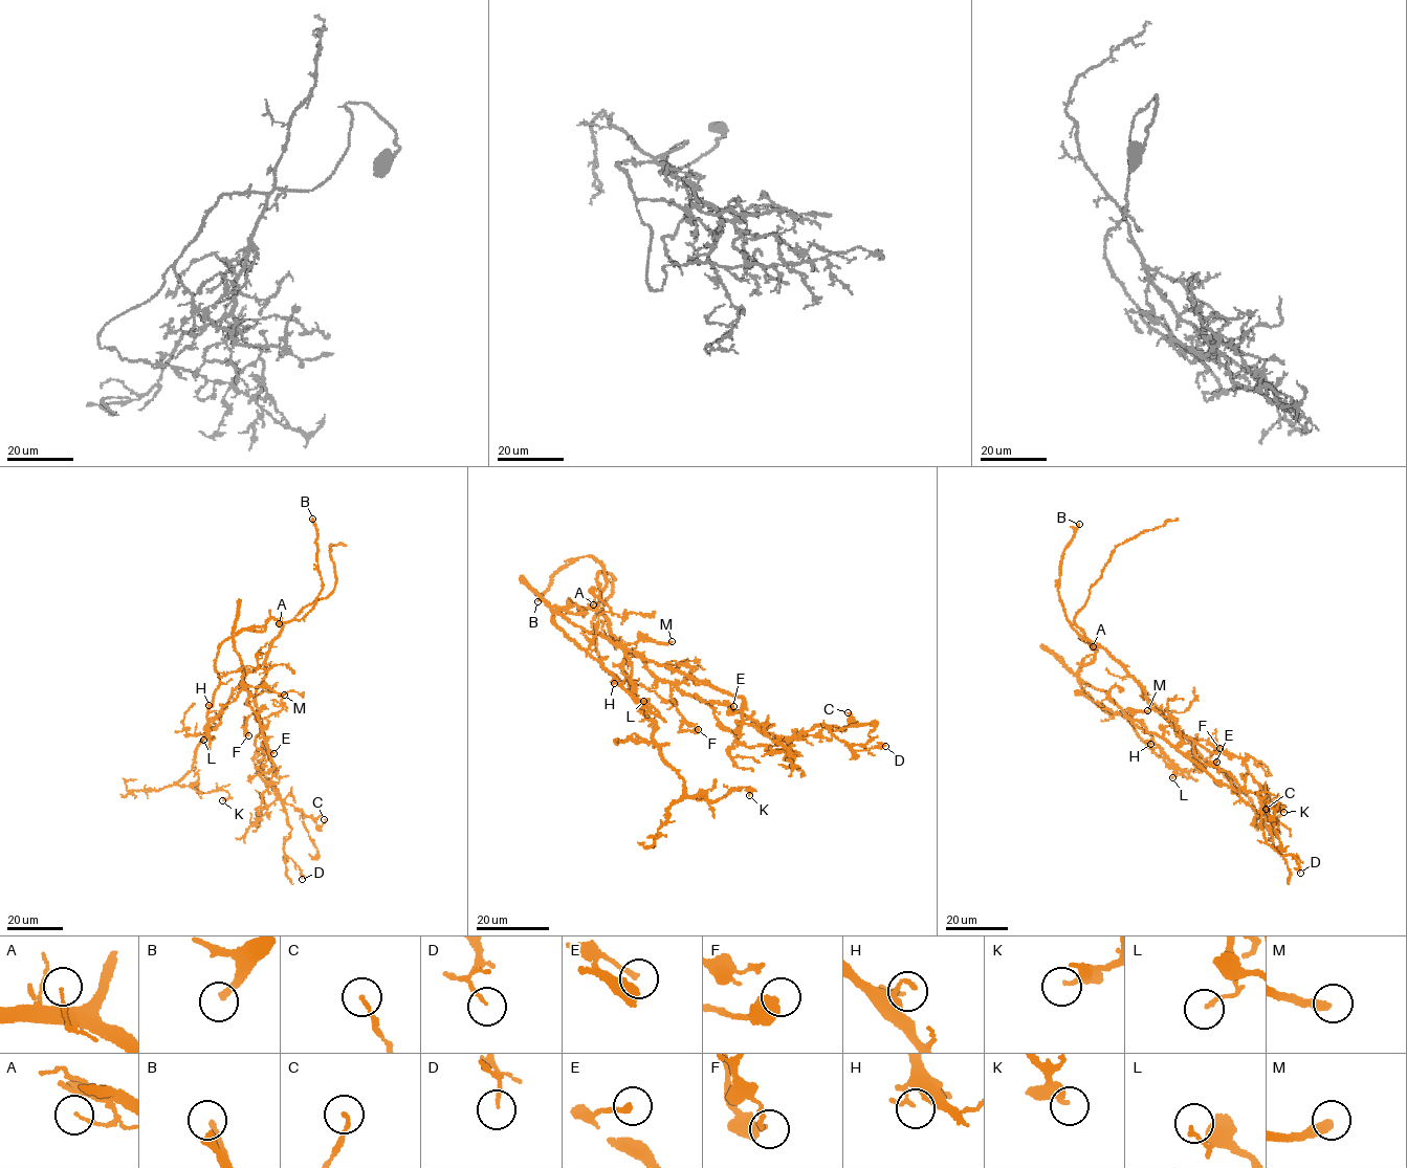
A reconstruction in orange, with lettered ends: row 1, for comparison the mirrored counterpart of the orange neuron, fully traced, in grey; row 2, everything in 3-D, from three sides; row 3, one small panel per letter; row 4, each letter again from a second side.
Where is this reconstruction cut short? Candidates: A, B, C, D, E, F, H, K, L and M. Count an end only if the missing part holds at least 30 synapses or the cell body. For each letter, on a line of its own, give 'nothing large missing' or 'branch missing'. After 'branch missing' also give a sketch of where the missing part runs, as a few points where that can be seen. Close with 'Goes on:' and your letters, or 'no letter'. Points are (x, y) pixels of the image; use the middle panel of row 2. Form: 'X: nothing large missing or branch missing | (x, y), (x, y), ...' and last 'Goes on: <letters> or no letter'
A: nothing large missing
B: branch missing | (537, 601), (525, 629), (514, 633), (483, 631), (479, 644)
C: nothing large missing
D: nothing large missing
E: branch missing | (733, 706), (767, 703), (763, 706)
F: nothing large missing
H: nothing large missing
K: nothing large missing
L: nothing large missing
M: branch missing | (672, 641), (721, 657), (753, 679), (786, 680), (805, 690), (784, 698)
Goes on: B, E, M

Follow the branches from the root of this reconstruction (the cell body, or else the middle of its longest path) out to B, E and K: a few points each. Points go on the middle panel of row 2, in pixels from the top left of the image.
B: (641, 655), (635, 656), (625, 648), (598, 609), (606, 577), (600, 563), (591, 556), (555, 571), (537, 601)
E: (641, 655), (647, 670), (684, 692), (697, 695), (705, 702), (733, 706)
K: (641, 655), (623, 663), (629, 688), (684, 795), (704, 792), (713, 802), (746, 787), (749, 795)

